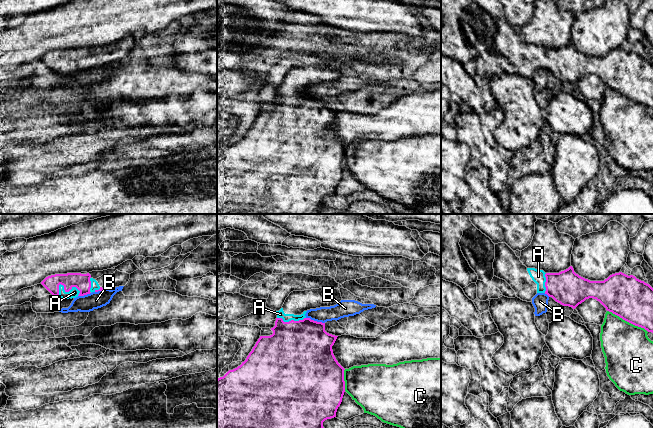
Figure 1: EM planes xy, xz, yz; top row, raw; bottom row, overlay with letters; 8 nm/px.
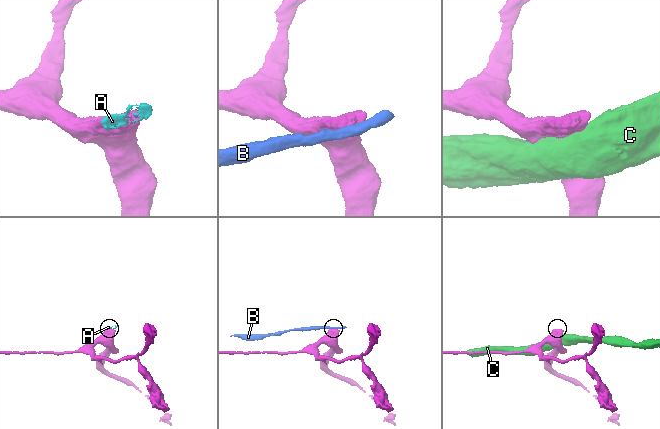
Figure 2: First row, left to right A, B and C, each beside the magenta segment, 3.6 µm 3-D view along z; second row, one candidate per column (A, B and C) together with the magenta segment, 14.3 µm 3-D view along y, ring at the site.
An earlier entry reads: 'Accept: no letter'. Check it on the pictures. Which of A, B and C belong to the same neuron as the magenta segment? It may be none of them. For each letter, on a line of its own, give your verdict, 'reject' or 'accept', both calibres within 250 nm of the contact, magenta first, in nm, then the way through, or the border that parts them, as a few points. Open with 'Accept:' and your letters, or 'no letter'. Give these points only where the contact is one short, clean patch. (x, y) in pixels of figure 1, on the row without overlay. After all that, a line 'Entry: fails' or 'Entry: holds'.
Accept: A
A: accept; calibres 130 and 80 nm; way xy (82, 58), (64, 64), (74, 68)
B: reject; calibres 460 and 130 nm; border xz (306, 93), (324, 99)
C: reject; calibres 340 and 400 nm
Entry: fails

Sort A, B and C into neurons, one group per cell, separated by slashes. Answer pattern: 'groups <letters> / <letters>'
groups A / B / C

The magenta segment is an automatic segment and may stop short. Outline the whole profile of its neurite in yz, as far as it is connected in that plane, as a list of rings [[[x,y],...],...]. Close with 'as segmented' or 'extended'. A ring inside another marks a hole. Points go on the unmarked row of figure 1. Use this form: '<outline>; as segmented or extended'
[[[506,19],[495,20],[493,45],[494,52],[505,56],[523,77],[532,78],[537,69],[545,69],[561,81],[575,85],[586,75],[593,74],[607,87],[653,109],[653,64],[633,51],[619,48],[604,57],[590,57],[576,50],[572,42],[559,49],[545,49],[543,46],[527,44]]]; extended

